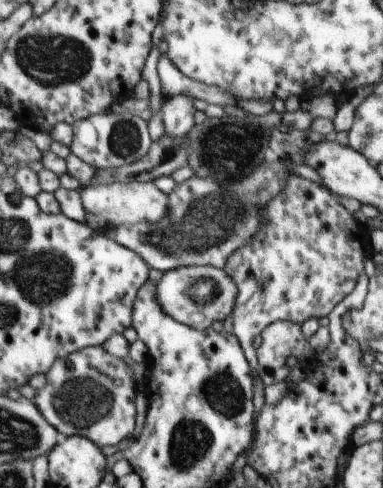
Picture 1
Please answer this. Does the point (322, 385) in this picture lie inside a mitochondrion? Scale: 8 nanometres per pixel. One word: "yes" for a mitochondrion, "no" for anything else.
no

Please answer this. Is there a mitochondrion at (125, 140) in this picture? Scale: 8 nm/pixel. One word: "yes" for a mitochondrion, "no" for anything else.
yes

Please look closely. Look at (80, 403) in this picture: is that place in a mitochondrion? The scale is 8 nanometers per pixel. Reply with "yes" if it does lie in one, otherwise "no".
yes

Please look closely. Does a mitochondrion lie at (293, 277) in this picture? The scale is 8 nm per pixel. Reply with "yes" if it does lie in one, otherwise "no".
no

